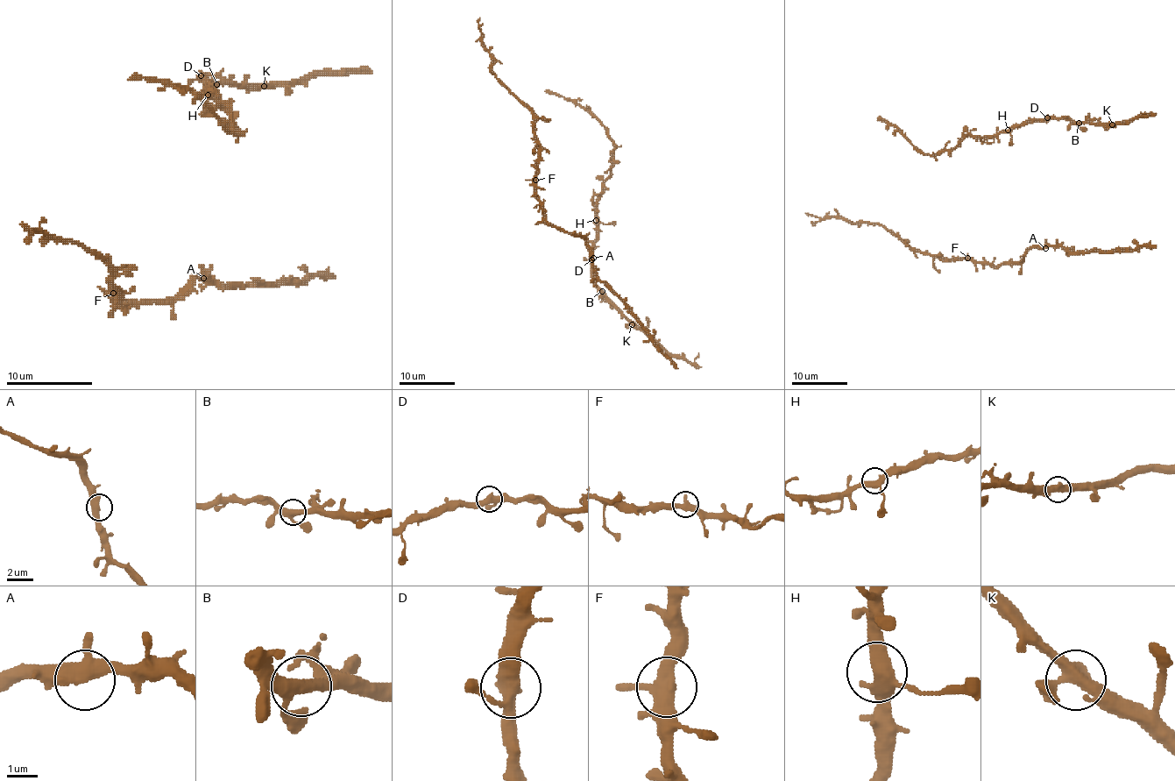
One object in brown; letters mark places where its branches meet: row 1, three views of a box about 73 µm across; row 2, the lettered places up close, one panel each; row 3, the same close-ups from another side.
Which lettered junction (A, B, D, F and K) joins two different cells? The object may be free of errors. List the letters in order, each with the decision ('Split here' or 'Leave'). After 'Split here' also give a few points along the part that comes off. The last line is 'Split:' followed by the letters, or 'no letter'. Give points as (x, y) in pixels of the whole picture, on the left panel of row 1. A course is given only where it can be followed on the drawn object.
A: Leave
B: Leave
D: Leave
F: Leave
K: Leave
Split: no letter

